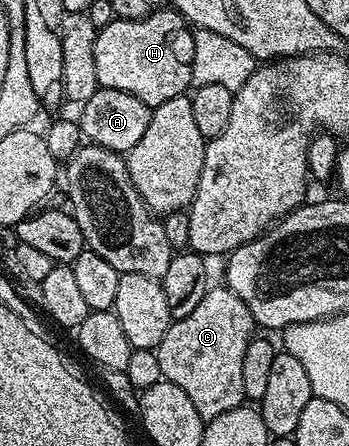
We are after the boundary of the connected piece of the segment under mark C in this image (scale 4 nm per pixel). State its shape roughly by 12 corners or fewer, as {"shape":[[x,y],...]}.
{"shape":[[227,285],[209,286],[154,349],[206,421],[245,402],[257,330]]}

